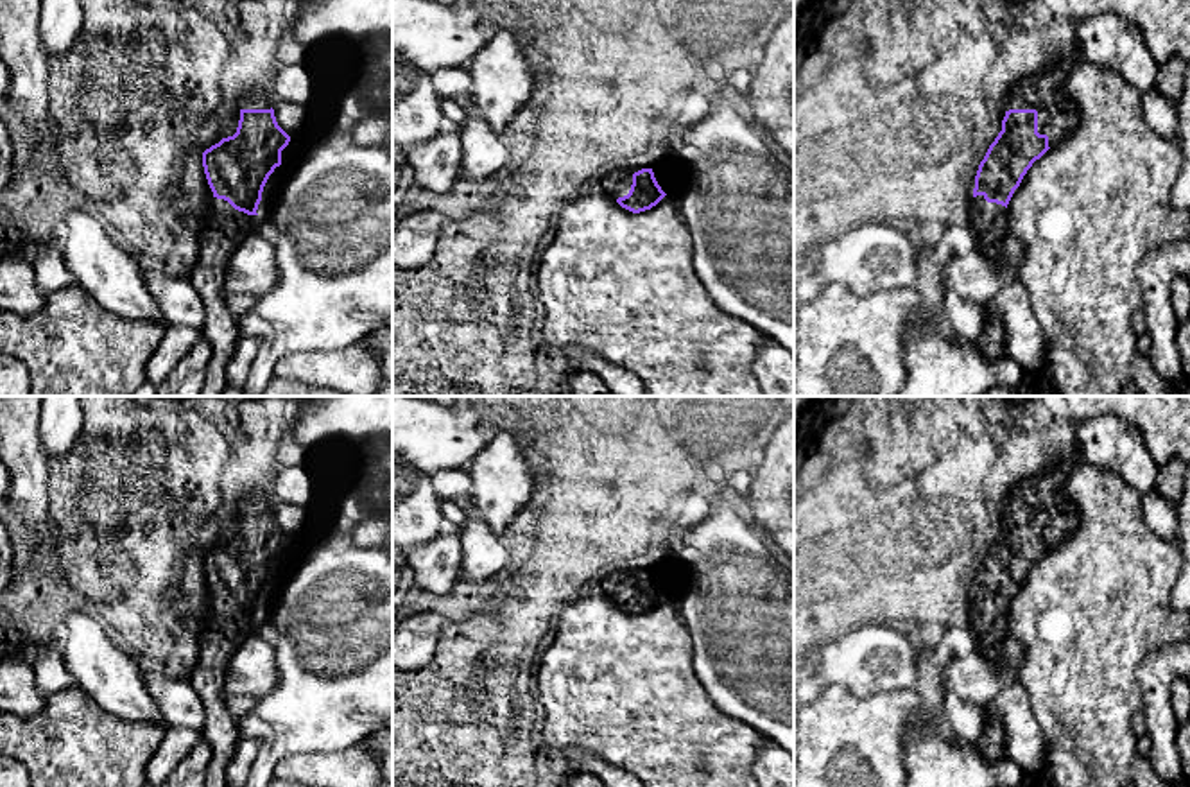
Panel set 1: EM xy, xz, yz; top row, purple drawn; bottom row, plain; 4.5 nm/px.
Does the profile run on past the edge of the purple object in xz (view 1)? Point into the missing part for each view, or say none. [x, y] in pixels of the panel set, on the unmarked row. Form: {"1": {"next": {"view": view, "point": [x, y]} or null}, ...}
{"1": {"next": {"view": "xz", "point": [619, 585]}}}

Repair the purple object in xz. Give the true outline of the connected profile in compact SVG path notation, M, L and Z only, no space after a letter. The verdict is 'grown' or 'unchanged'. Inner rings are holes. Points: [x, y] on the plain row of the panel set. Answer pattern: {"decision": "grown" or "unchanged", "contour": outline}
{"decision": "grown", "contour": "M642 570L634 575L627 572L611 574L602 584L602 593L633 615L651 611L667 597L652 570Z"}

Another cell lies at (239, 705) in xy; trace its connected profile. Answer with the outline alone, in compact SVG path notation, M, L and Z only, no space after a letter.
M226 696L226 705L235 722L251 712L254 703L256 697L251 696Z

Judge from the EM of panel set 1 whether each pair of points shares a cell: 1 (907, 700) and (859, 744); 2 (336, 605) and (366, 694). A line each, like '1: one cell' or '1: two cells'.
1: one cell
2: one cell

